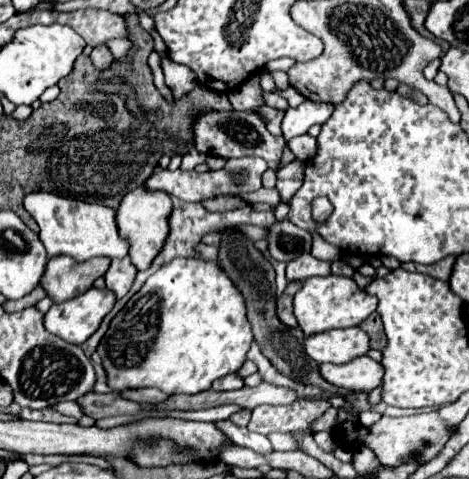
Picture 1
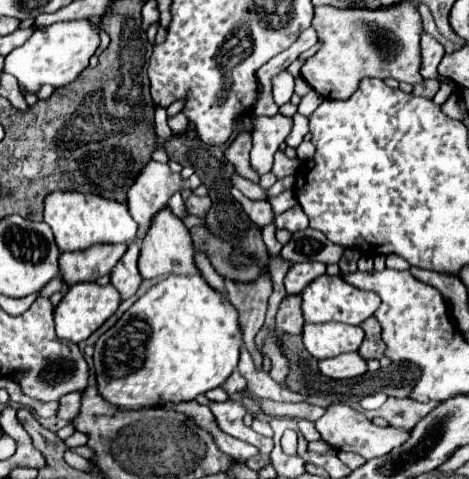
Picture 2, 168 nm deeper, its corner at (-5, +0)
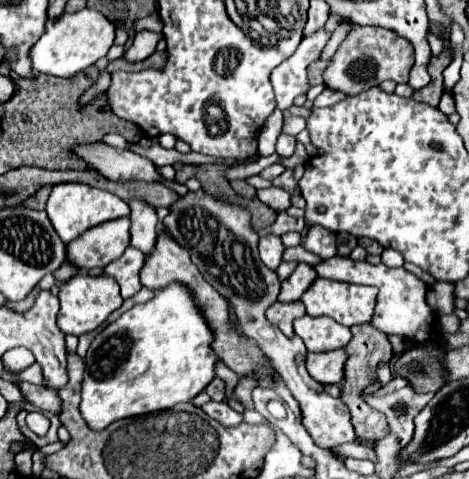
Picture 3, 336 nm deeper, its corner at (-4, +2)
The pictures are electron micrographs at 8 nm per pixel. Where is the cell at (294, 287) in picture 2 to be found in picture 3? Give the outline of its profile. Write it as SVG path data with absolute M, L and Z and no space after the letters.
M297 264L295 272L281 282L281 292L279 292L279 302L293 302L293 300L299 300L301 294L315 282L317 278L317 272L311 264Z

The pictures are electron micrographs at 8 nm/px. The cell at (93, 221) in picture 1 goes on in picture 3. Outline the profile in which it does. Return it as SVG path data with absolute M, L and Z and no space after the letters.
M67 182L67 184L55 184L53 186L45 212L47 212L55 232L61 236L61 240L65 244L69 244L71 240L79 238L83 232L87 232L93 226L129 216L129 206L119 196L115 196L107 190L93 188L89 184L79 184L79 182Z

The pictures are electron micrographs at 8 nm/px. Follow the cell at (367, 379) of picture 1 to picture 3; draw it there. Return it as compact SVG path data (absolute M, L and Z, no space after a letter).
M331 350L319 354L307 354L307 370L309 374L323 384L341 384L345 378L345 352Z

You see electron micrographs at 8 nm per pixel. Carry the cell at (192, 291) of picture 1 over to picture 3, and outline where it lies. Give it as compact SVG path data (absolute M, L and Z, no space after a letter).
M169 284L157 290L149 302L137 304L121 314L91 342L85 356L87 368L81 402L83 418L93 430L103 430L115 420L149 414L155 410L171 408L179 402L193 400L215 378L215 364L219 358L213 354L211 344L213 330L209 328L209 322L201 316L201 310L193 300L193 292L189 292L185 284Z

